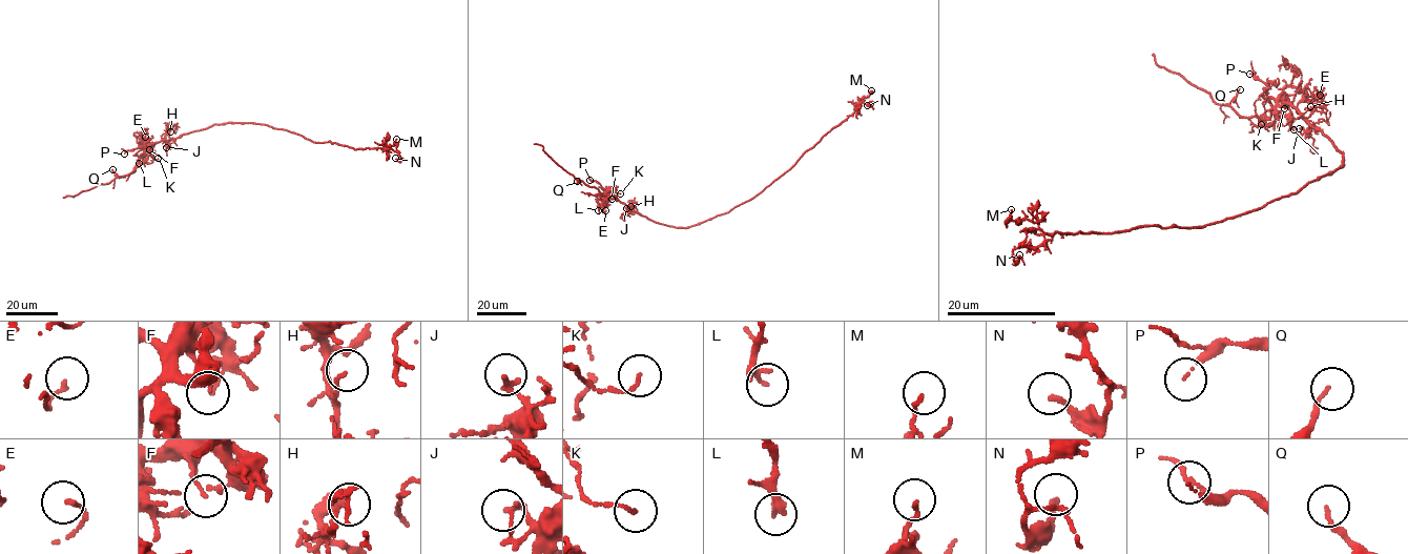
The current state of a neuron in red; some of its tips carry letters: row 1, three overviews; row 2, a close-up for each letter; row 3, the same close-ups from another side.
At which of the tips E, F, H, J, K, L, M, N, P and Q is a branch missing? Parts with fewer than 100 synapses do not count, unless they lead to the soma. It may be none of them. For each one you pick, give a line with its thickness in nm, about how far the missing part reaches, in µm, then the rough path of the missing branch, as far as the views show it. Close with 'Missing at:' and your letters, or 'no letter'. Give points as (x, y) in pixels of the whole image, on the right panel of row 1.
Missing at: no letter

